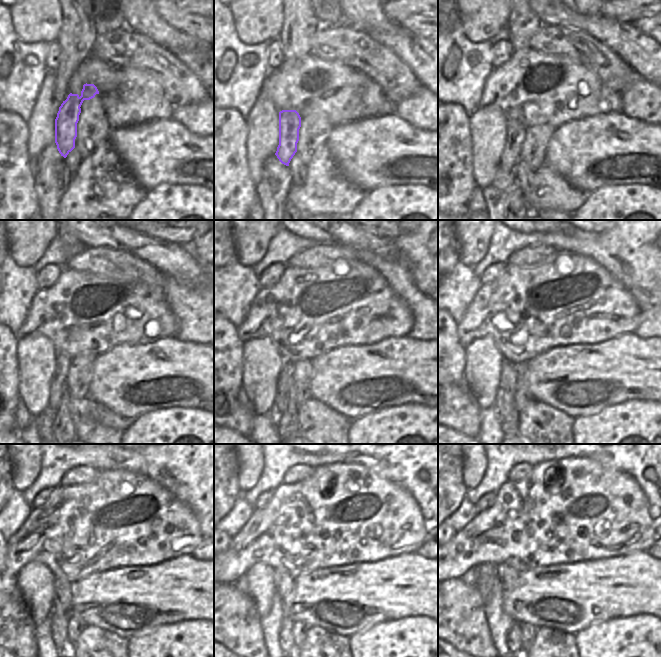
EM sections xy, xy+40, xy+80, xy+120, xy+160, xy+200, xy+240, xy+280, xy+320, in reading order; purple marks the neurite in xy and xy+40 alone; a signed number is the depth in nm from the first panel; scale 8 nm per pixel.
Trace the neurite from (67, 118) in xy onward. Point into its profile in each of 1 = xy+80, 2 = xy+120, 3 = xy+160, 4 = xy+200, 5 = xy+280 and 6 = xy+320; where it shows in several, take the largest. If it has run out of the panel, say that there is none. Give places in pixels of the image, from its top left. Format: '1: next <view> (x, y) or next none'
1: next xy+80 (514, 131)
2: next xy+120 (59, 384)
3: next xy+160 (286, 373)
4: next xy+200 (512, 394)
5: next xy+280 (287, 645)
6: next xy+320 (514, 635)

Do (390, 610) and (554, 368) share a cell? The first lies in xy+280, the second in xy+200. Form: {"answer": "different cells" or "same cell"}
{"answer": "same cell"}

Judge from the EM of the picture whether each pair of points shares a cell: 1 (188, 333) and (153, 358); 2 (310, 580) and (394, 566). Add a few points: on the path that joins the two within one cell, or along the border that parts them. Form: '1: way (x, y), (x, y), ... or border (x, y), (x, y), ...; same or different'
1: border (177, 337), (184, 341), (195, 341), (203, 344); different
2: way (331, 580), (373, 580); same

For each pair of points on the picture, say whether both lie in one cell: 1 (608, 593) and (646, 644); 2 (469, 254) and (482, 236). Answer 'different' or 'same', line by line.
1: different
2: same

